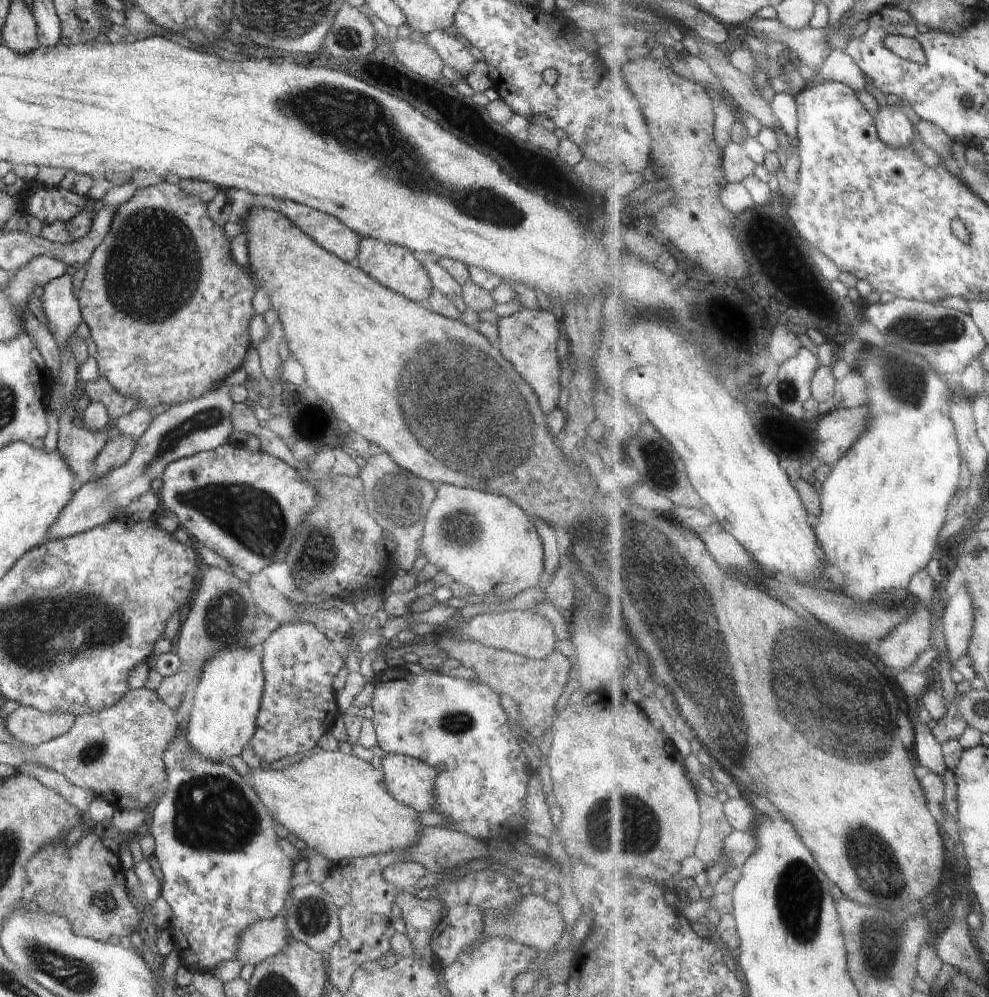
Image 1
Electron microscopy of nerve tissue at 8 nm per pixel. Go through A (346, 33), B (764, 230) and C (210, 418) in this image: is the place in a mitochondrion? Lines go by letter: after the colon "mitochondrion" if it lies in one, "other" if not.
A: mitochondrion
B: other
C: mitochondrion

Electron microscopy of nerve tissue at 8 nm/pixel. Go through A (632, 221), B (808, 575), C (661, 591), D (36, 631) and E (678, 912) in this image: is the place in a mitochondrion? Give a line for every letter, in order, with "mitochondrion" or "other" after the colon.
A: other
B: other
C: mitochondrion
D: mitochondrion
E: other

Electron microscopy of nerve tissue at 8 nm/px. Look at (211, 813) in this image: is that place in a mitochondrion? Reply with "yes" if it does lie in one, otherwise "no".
yes

